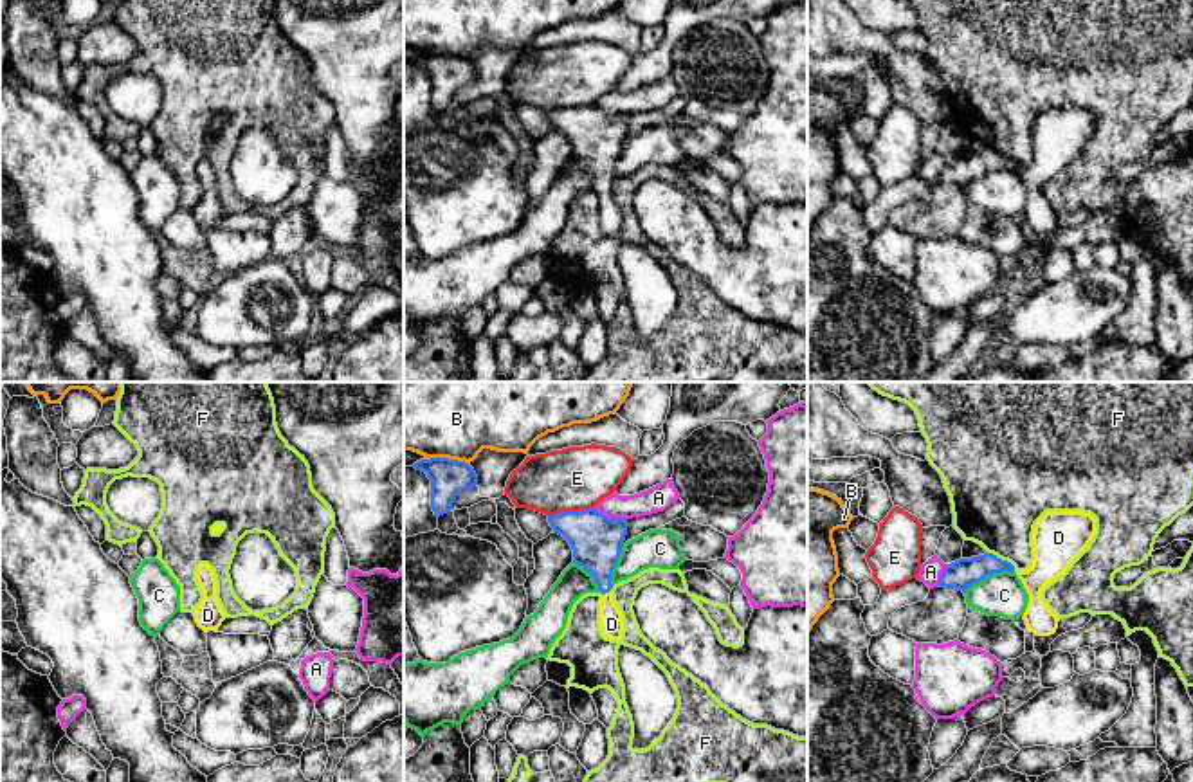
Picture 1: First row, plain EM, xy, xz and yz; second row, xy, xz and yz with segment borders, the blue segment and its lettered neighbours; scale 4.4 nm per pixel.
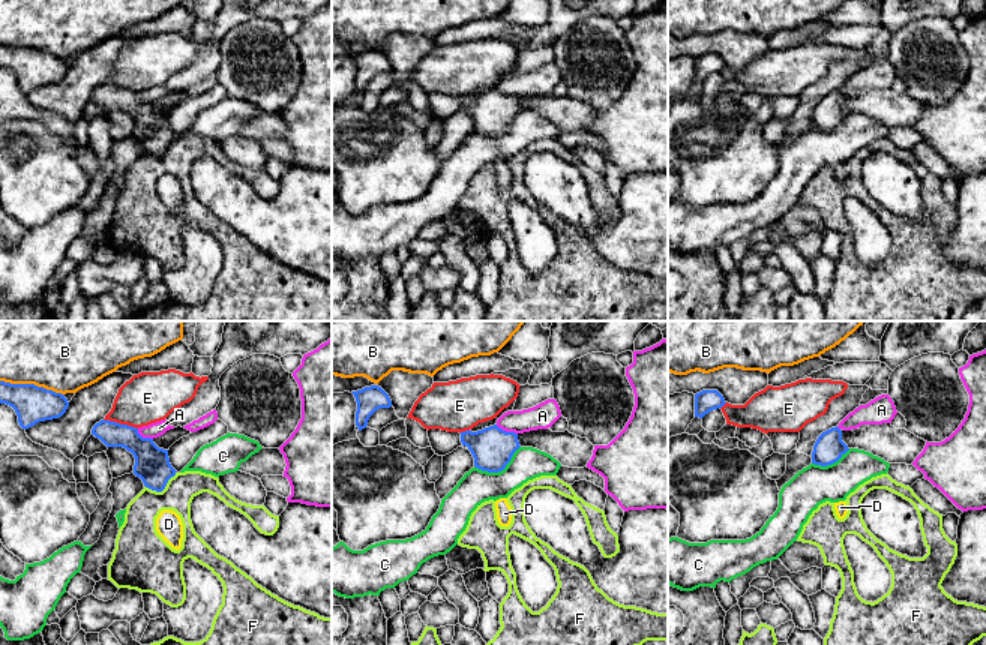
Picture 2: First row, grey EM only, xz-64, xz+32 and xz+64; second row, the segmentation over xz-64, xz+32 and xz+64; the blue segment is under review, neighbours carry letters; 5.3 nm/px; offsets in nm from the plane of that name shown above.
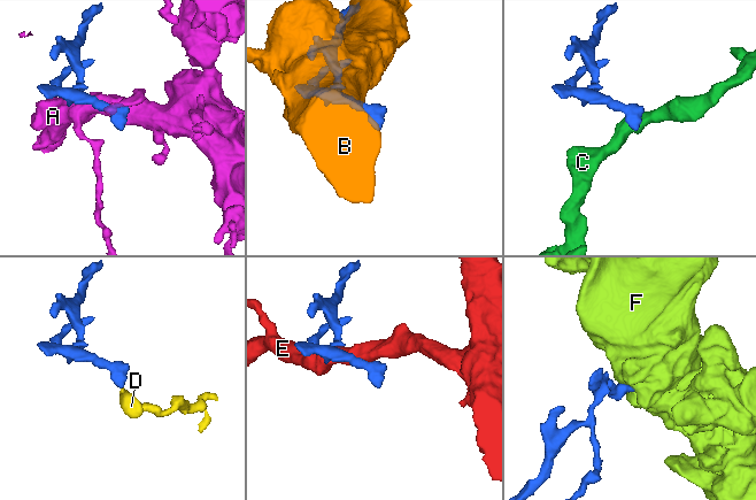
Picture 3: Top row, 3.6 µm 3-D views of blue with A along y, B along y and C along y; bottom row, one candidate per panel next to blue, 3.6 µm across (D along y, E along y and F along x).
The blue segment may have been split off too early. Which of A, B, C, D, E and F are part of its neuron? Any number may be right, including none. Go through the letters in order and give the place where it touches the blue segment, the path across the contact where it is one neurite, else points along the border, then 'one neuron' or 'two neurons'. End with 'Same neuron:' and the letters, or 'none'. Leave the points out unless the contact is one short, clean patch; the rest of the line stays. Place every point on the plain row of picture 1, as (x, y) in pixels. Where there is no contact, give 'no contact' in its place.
A: xz (610, 114) | along xz (593, 105), (626, 116) | two neurons
B: xz (451, 56) | two neurons
C: yz (988, 172) | along yz (1013, 168), (993, 168), (965, 190) | two neurons
D: xz (604, 190) | across xz (597, 137), (604, 190), (611, 220) | one neuron
E: xz (570, 109) | two neurons
F: yz (1001, 155) | along yz (986, 146), (1006, 155), (1015, 168) | two neurons
Same neuron: D

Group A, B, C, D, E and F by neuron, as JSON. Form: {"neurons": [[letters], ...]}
{"neurons": [["A"], ["B"], ["C"], ["D"], ["E"], ["F"]]}

